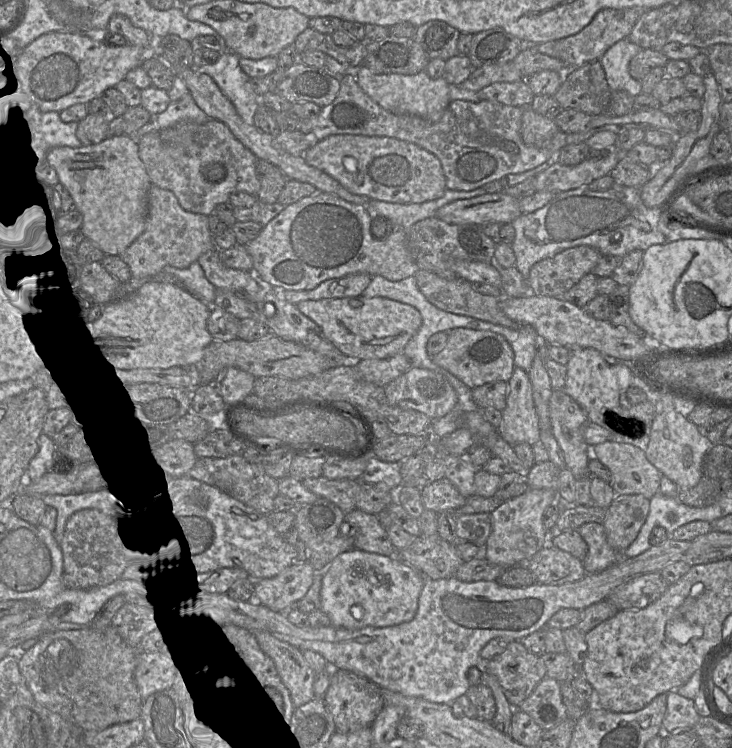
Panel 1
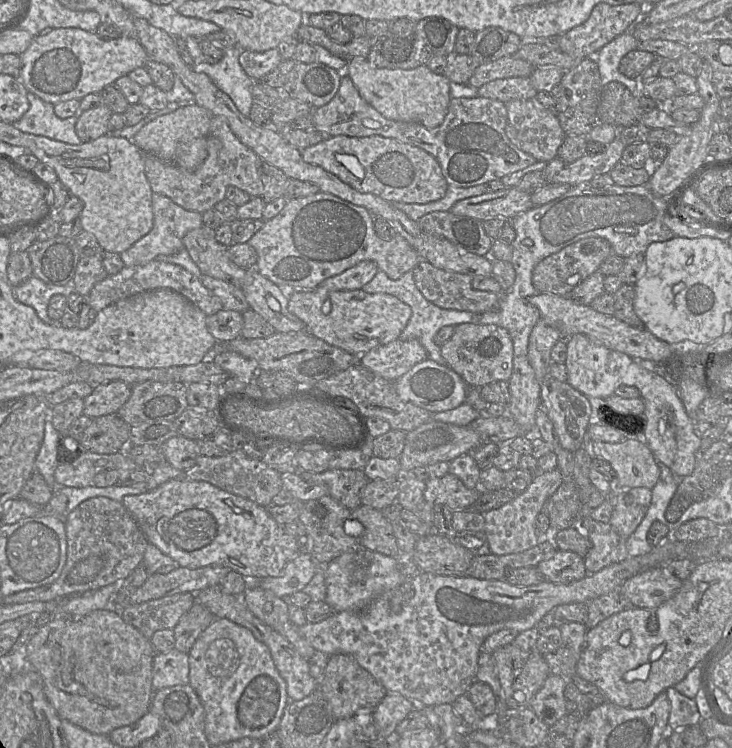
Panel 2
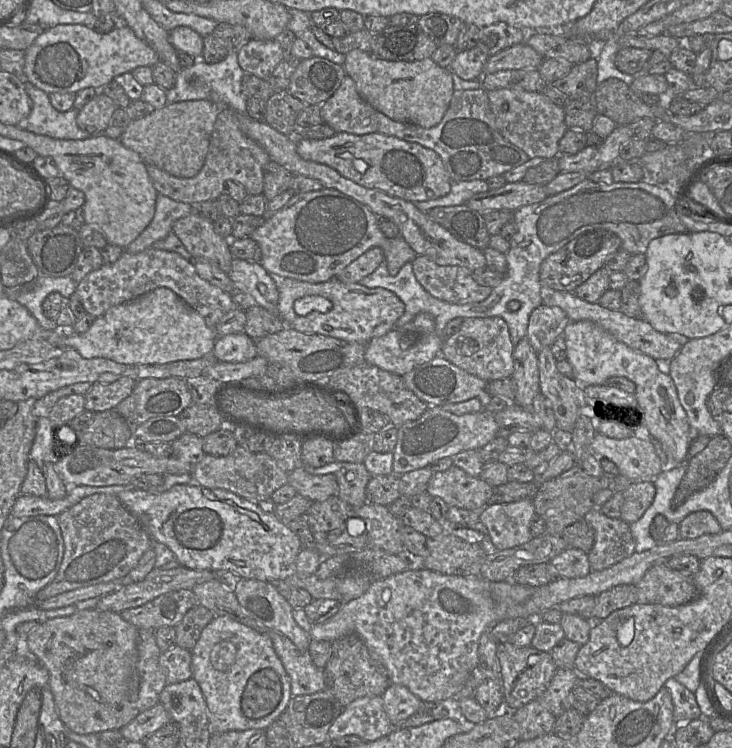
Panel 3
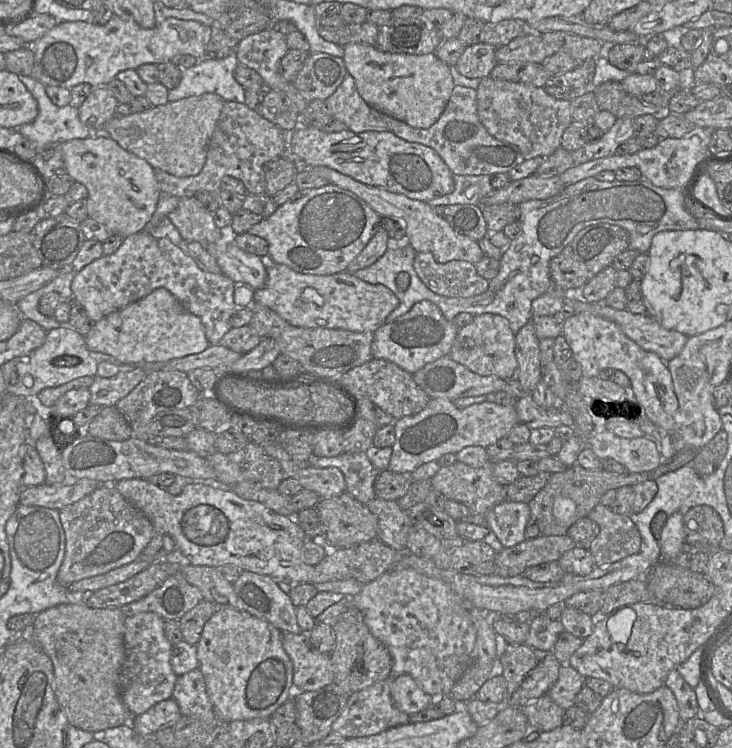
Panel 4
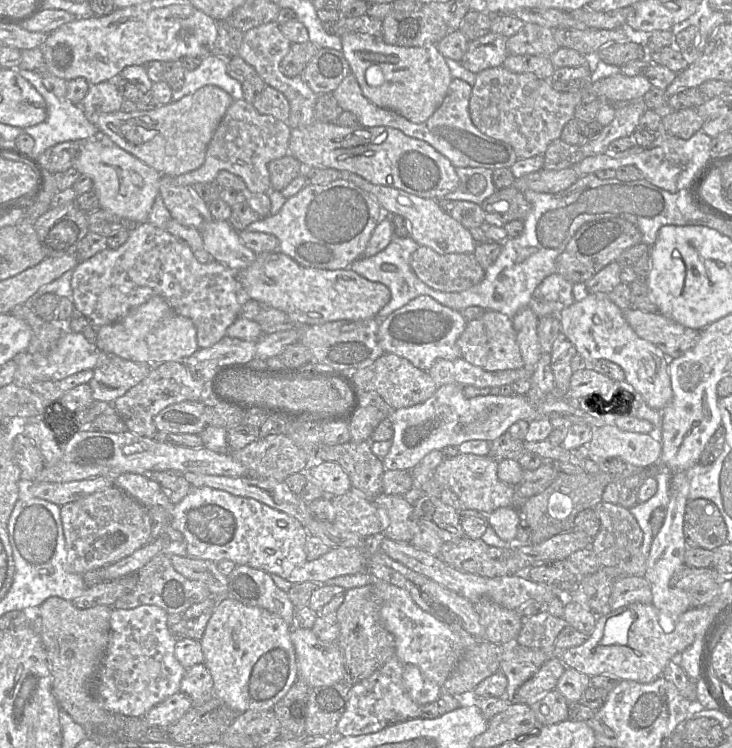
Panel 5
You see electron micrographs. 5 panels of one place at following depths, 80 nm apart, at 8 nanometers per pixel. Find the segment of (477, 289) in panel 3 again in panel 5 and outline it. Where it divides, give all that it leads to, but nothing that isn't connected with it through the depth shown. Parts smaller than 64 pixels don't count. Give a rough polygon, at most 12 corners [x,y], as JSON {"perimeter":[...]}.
{"perimeter":[[419,246],[410,266],[427,286],[462,292],[485,277],[473,254]]}

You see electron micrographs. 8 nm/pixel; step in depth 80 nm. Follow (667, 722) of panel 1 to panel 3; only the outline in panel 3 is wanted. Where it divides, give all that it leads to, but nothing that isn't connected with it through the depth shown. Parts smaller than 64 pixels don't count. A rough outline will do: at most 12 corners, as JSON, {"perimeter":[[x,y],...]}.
{"perimeter":[[675,677],[665,682],[676,726],[699,719],[695,693]]}

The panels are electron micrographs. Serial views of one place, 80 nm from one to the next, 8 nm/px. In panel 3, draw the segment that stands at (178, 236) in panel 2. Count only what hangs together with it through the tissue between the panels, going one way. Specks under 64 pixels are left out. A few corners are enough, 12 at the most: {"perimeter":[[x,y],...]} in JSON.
{"perimeter":[[158,193],[151,223],[124,251],[136,254],[173,231],[194,206]]}

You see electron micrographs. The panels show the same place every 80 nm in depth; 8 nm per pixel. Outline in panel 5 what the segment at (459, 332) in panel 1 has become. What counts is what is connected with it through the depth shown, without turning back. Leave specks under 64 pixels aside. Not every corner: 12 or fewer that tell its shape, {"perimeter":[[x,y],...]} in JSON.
{"perimeter":[[513,318],[467,322],[460,358],[485,371],[521,369]]}

